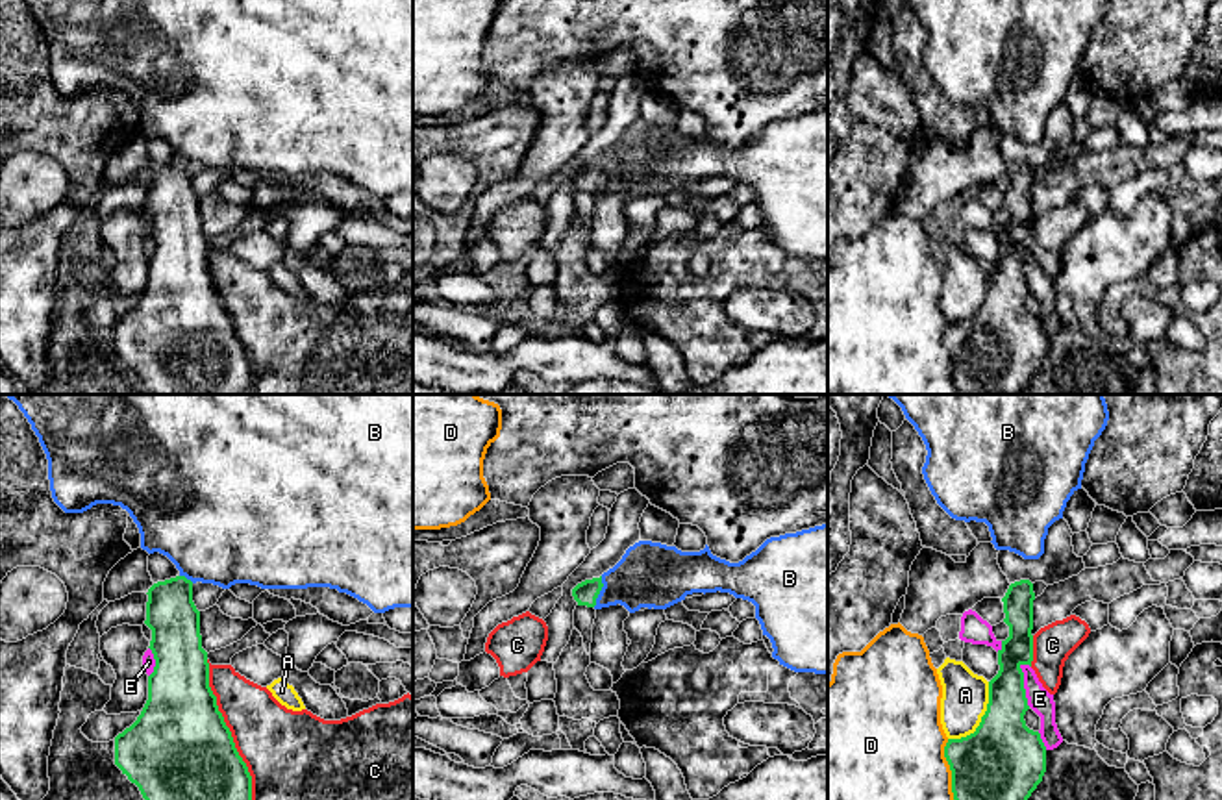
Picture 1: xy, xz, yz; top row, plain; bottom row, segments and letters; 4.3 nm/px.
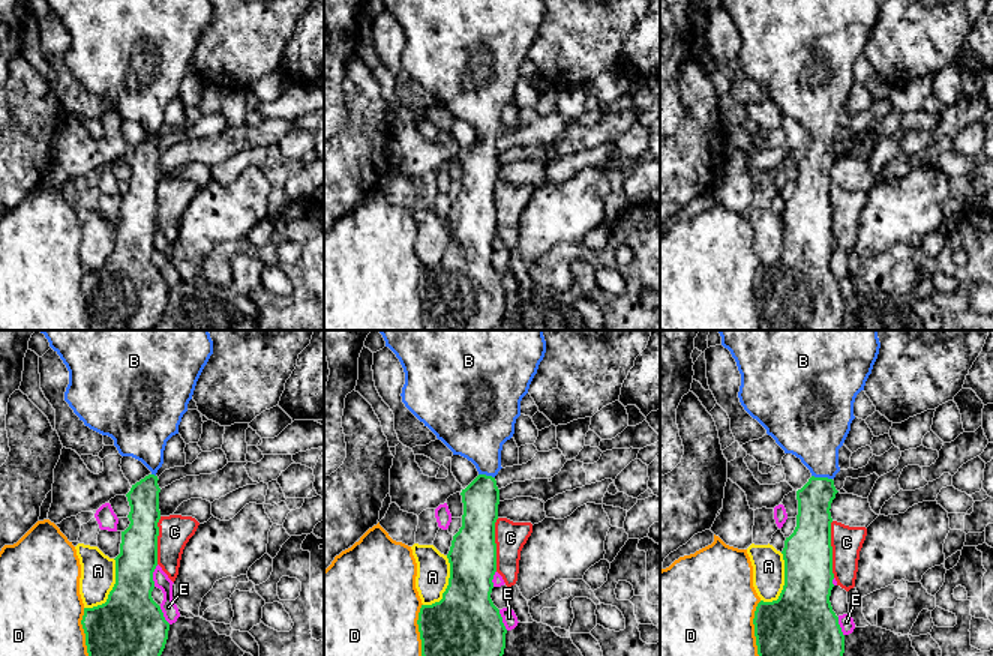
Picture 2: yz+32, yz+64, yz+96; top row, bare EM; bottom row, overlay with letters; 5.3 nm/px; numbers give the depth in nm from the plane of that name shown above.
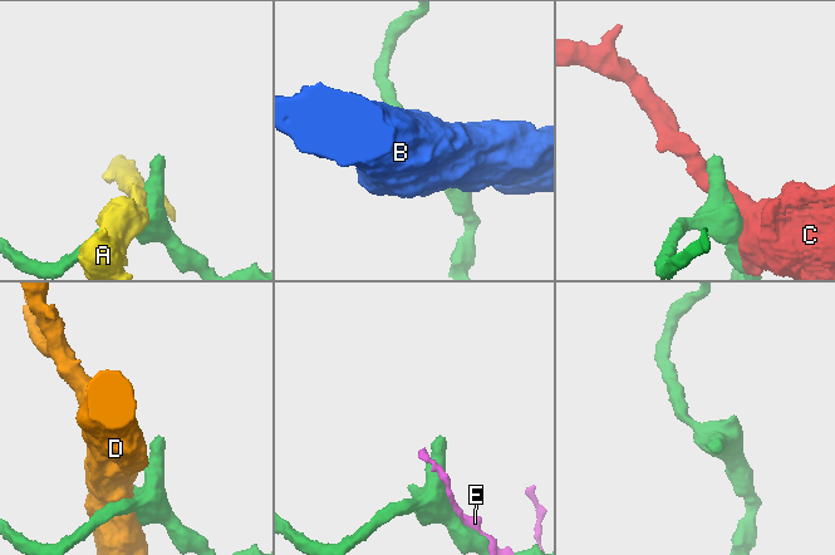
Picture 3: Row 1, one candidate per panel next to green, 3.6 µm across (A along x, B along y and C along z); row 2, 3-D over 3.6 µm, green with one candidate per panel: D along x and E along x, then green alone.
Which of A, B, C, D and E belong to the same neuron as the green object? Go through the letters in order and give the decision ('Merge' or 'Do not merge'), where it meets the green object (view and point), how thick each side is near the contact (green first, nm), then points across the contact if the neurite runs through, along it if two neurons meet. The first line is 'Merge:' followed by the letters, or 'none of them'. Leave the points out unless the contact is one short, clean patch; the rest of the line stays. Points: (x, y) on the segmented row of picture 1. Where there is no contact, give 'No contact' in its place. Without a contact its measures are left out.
Merge: B
A: Do not merge. Touches green at yz (982, 719). Thickness 360 nm (green) against 200 nm
B: Merge. Touches green at xz (598, 591). Thickness 110 nm (green) against 280 nm. Path across: xz (586, 593), (598, 591), (650, 574)
C: Do not merge. Touches green at xy (228, 730). Thickness 440 nm (green) against 340 nm
D: Do not merge. Touches green at yz (950, 769). Thickness 360 nm (green) against 420 nm
E: Do not merge. Touches green at yz (1022, 686). Thickness 240 nm (green) against 100 nm

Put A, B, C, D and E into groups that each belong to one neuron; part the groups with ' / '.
A / B / C / D / E

